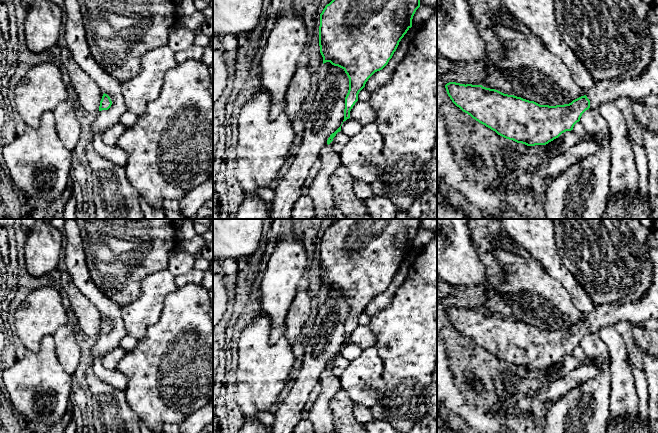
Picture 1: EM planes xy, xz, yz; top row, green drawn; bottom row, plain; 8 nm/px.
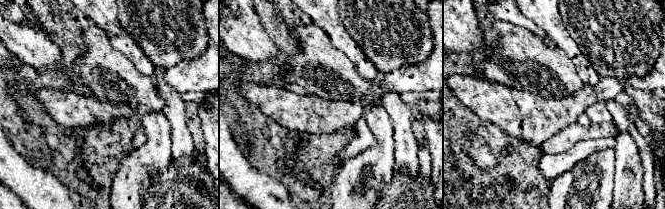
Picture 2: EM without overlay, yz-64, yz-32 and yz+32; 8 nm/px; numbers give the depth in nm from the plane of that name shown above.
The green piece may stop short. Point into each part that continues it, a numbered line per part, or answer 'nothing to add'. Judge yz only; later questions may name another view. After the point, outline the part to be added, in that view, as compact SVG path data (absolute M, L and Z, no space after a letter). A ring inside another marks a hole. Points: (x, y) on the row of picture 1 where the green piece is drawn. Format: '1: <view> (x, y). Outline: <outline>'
1: yz (646, 84). Outline: M658 0L650 4L650 35L653 40L653 57L646 69L637 77L596 82L587 91L590 108L598 107L618 98L641 99L646 96L658 96Z

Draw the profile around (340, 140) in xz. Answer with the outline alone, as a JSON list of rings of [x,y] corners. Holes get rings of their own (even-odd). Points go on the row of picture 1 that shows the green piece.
[[[340,131],[336,134],[336,136],[333,138],[333,141],[329,145],[335,152],[340,153],[349,140],[350,137]]]

